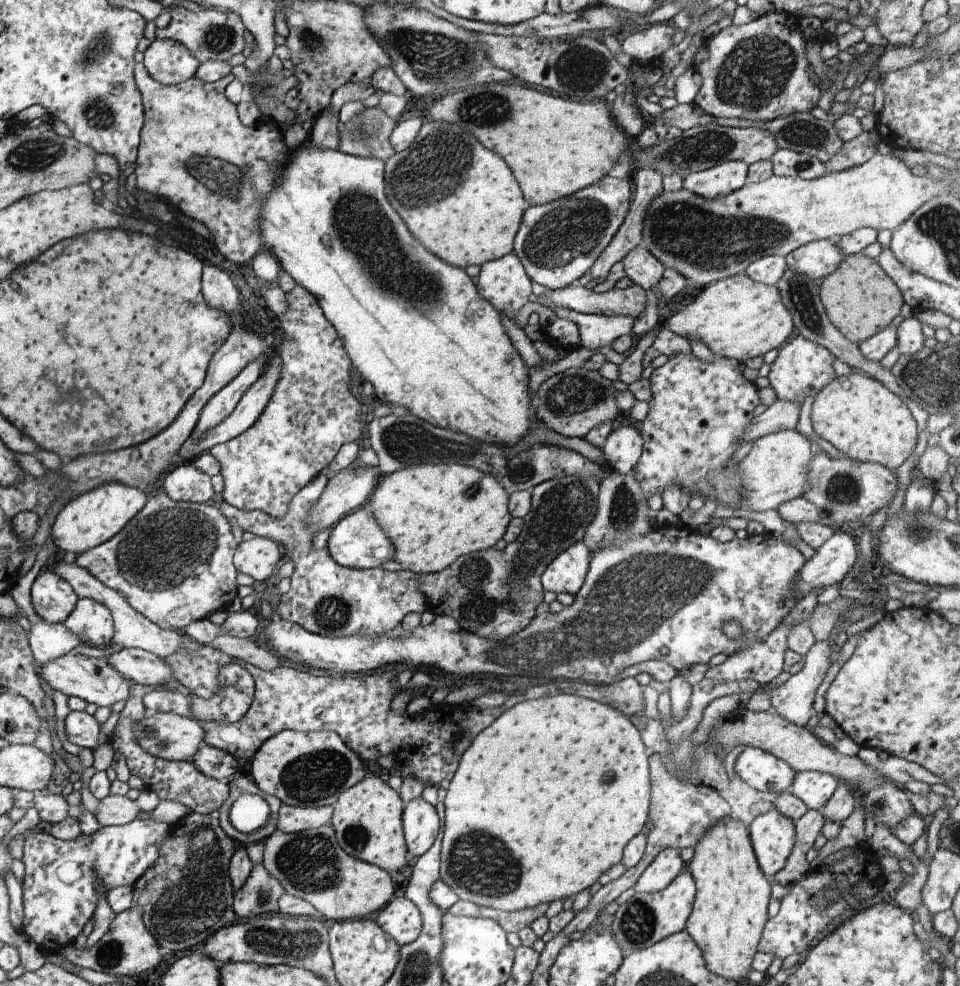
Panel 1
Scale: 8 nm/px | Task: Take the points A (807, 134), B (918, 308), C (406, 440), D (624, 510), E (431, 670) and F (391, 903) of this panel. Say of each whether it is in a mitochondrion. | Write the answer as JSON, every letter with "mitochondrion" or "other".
{"A":"mitochondrion","B":"other","C":"mitochondrion","D":"mitochondrion","E":"other","F":"other"}

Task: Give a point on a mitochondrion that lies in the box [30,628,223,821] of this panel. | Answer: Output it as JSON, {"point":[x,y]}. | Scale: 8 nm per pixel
{"point":[147,731]}

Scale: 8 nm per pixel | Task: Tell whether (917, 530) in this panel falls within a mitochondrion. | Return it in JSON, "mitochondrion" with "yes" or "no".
{"mitochondrion":"yes"}

